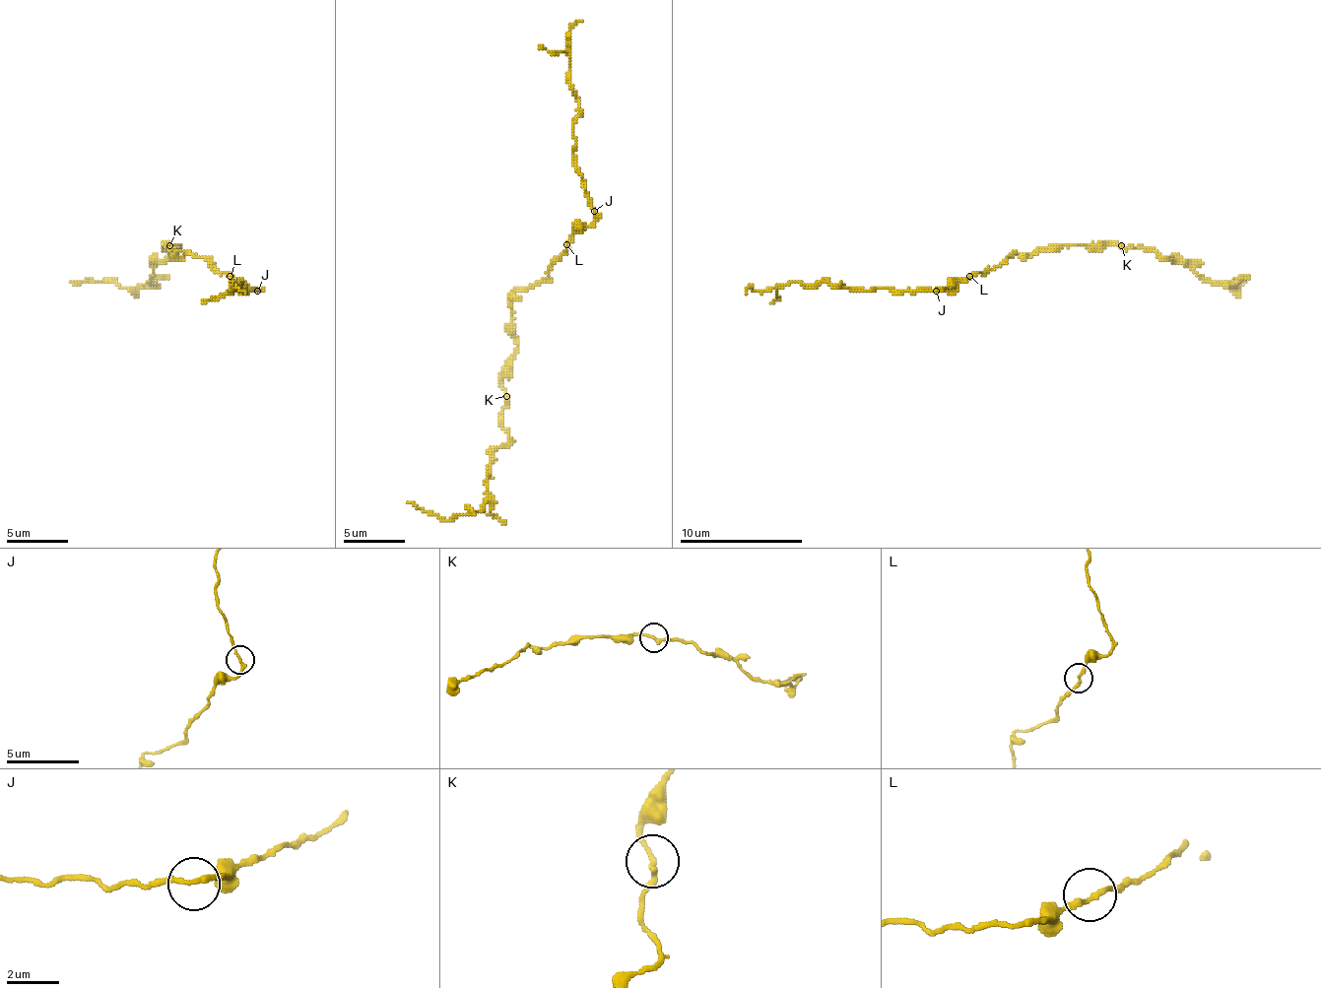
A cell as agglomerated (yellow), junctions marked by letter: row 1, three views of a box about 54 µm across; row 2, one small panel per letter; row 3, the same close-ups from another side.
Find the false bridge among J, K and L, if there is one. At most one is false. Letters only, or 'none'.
K

